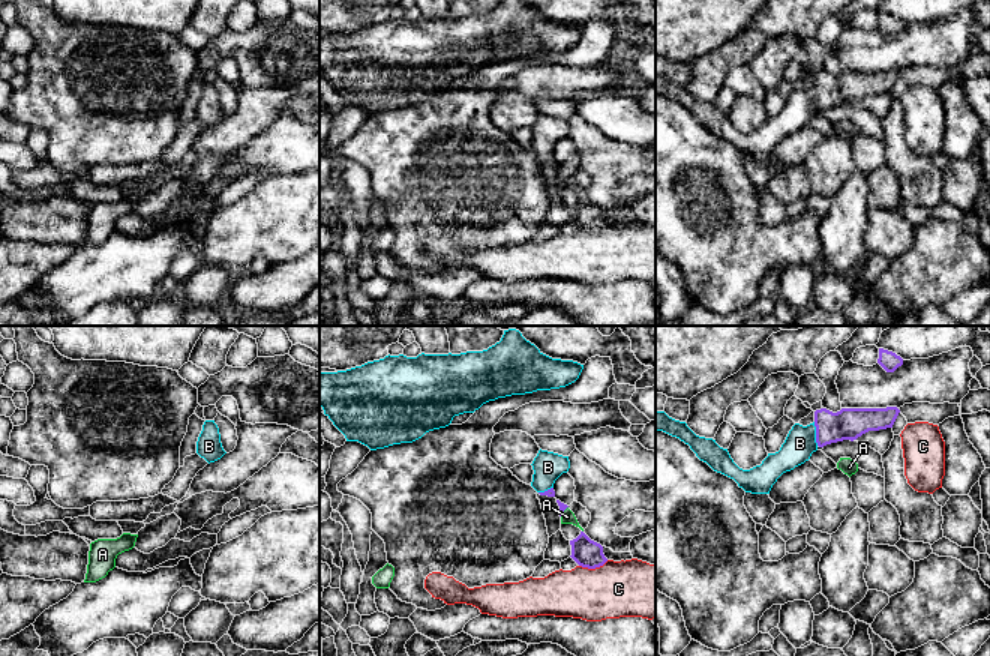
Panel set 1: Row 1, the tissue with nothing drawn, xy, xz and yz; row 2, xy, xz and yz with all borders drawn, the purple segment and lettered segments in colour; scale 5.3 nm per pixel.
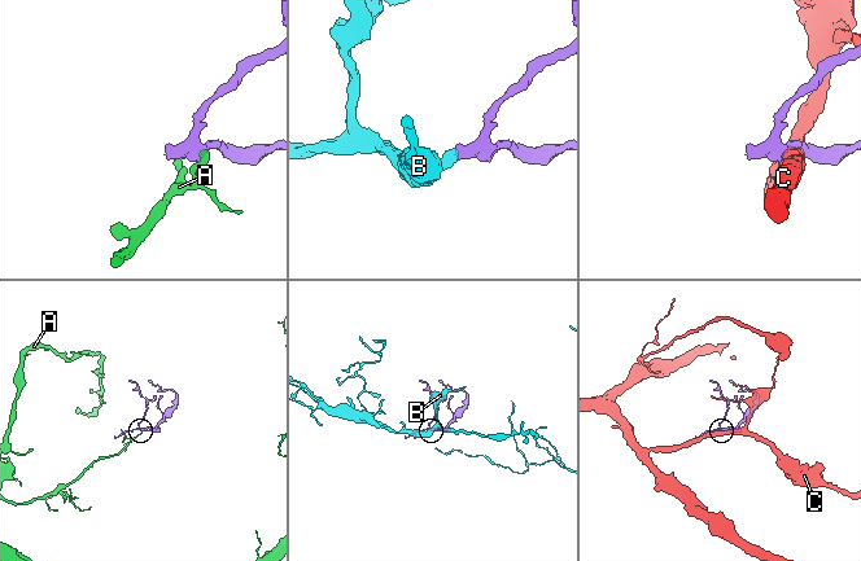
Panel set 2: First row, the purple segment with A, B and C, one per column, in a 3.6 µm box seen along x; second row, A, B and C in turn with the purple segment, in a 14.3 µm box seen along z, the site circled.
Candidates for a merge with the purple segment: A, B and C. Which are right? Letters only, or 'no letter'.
B

